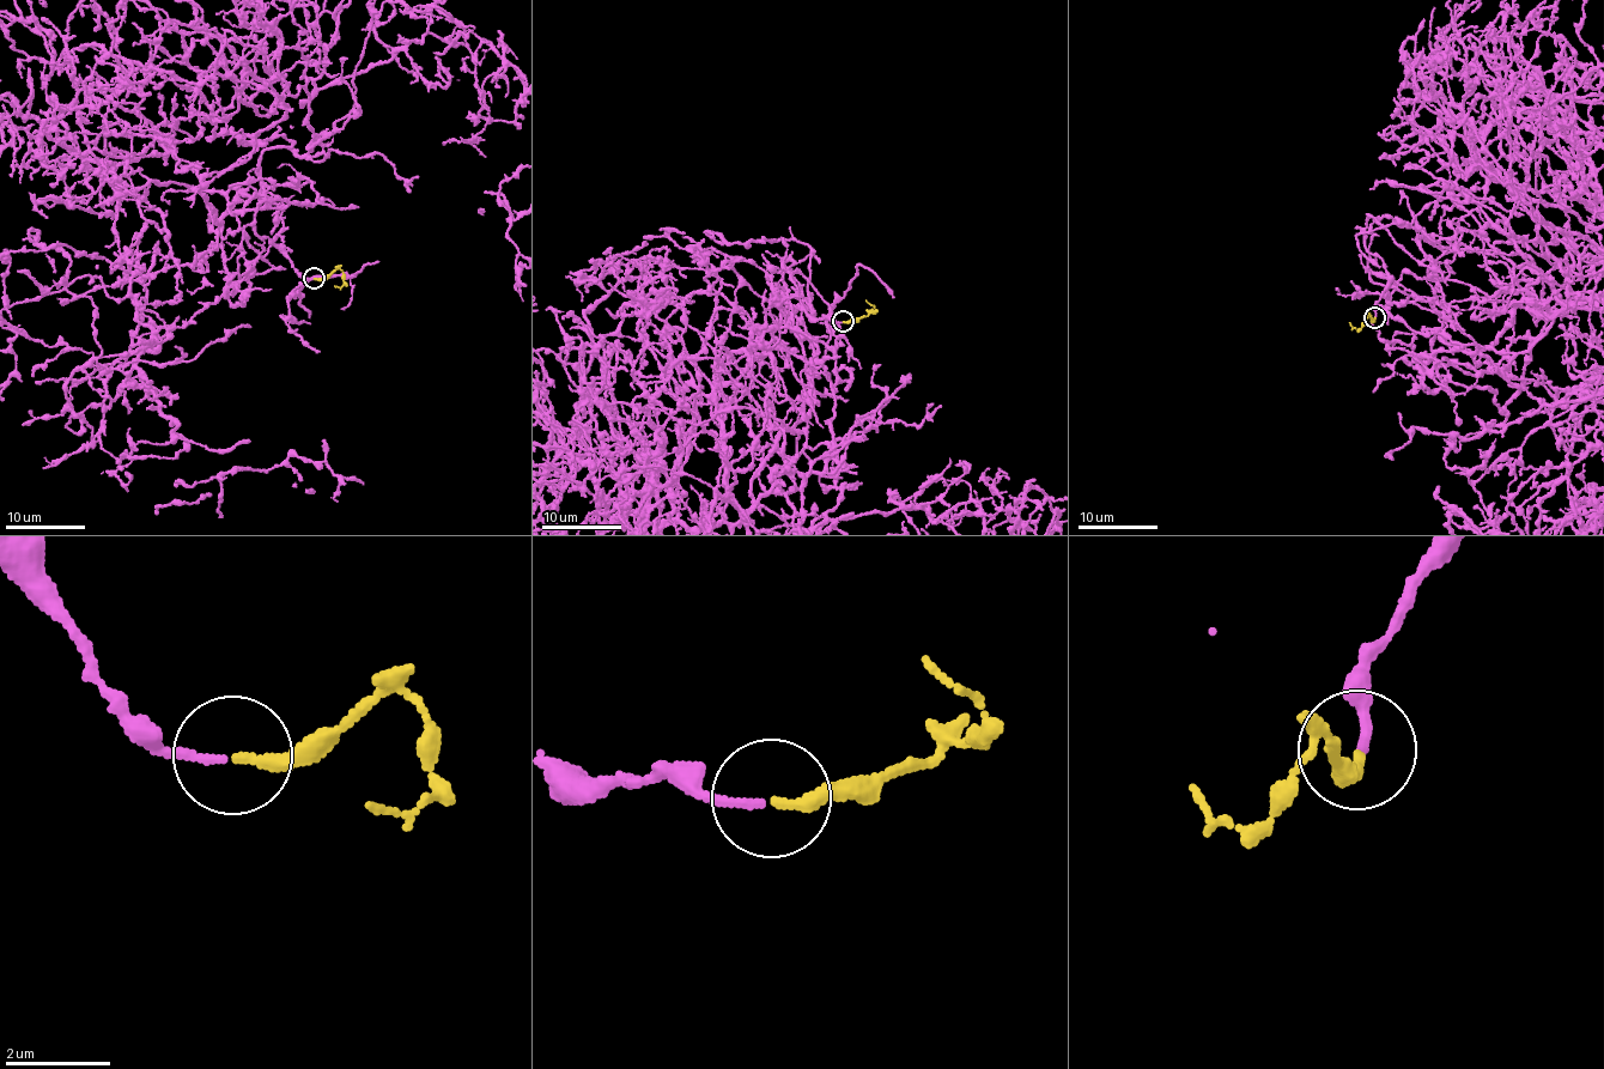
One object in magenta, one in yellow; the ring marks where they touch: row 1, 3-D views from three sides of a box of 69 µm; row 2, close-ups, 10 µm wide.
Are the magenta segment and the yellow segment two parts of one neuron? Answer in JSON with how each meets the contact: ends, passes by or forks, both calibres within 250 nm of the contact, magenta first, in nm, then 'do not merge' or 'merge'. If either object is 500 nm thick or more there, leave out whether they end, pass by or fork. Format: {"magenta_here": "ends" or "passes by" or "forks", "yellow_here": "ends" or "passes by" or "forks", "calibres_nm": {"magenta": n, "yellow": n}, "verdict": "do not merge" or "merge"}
{"magenta_here": "ends", "yellow_here": "ends", "calibres_nm": {"magenta": 150, "yellow": 240}, "verdict": "merge"}

